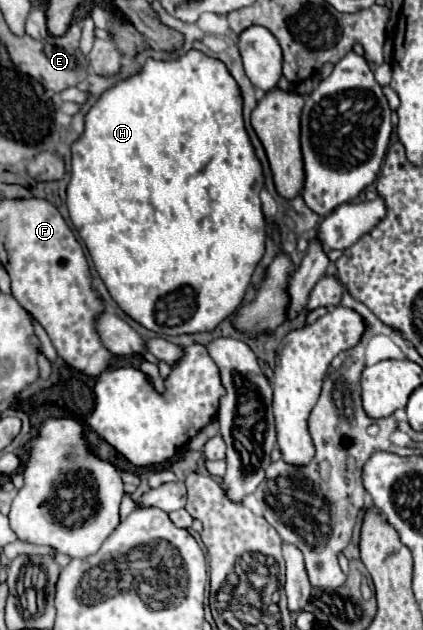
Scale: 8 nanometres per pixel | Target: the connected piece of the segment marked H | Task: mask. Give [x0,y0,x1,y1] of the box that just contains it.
[67,50,267,338]

